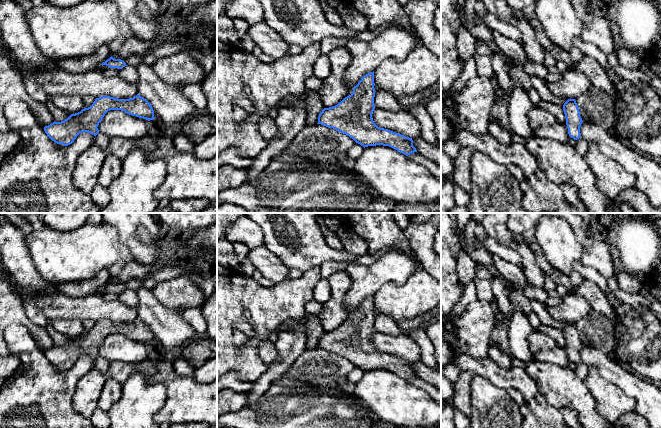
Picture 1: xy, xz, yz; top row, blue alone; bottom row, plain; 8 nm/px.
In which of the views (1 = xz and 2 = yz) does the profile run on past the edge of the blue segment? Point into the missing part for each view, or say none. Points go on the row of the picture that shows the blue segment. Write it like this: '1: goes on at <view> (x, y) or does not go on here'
1: does not go on here
2: does not go on here

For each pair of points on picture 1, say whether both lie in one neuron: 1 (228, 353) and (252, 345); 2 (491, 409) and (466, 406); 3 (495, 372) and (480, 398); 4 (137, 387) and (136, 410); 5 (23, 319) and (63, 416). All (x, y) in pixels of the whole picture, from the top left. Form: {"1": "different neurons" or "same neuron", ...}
{"1": "same neuron", "2": "different neurons", "3": "different neurons", "4": "same neuron", "5": "different neurons"}

